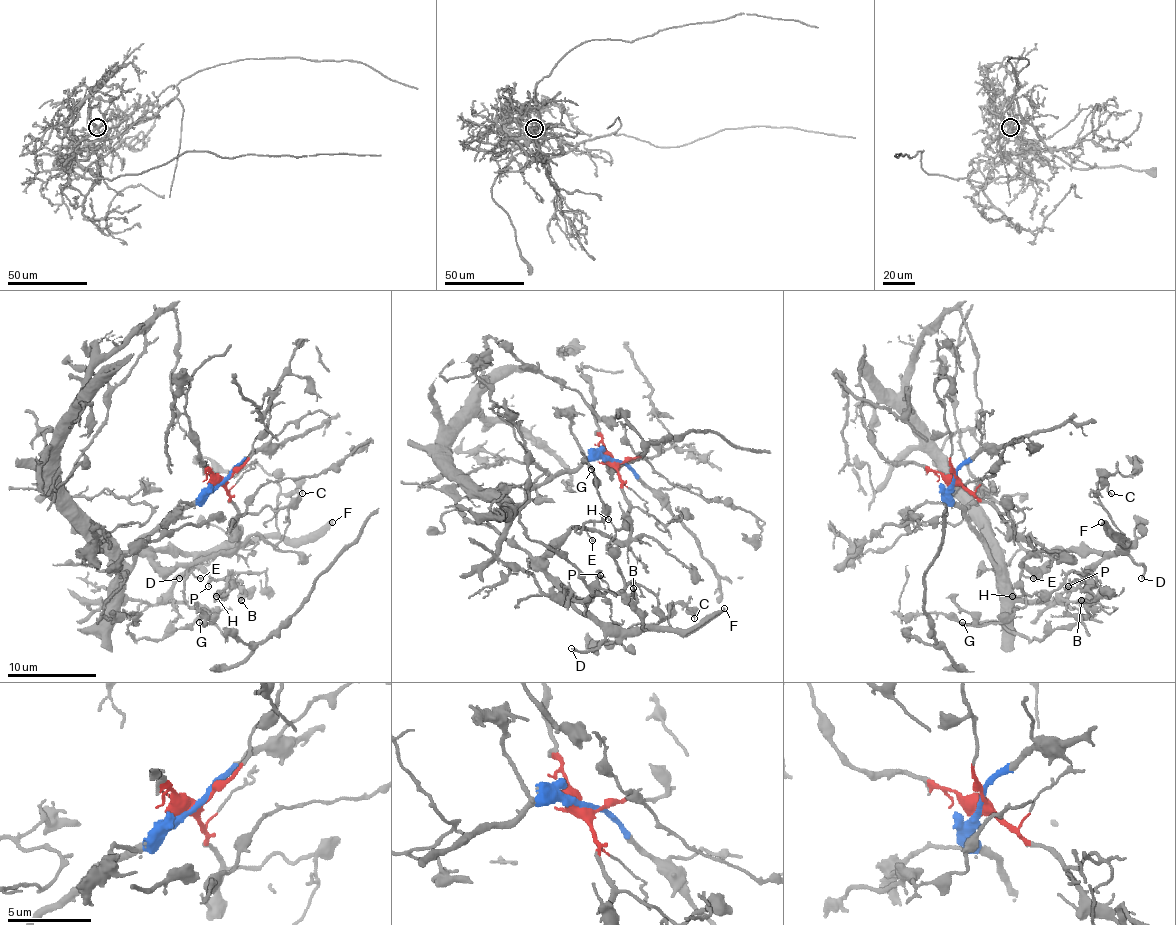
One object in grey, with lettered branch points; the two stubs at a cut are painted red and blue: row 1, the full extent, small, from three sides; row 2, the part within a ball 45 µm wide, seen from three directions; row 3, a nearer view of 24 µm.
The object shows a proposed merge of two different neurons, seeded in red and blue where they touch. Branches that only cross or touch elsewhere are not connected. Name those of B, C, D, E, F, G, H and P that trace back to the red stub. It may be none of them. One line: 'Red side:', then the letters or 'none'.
Red side: B, C, D, E, F, G, H, P

